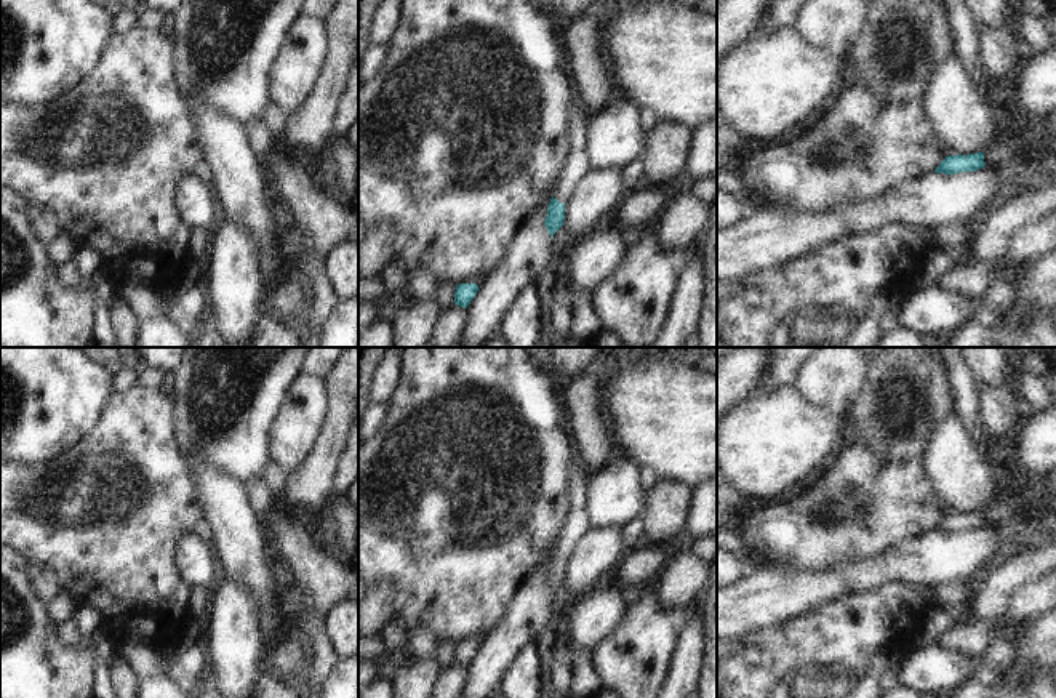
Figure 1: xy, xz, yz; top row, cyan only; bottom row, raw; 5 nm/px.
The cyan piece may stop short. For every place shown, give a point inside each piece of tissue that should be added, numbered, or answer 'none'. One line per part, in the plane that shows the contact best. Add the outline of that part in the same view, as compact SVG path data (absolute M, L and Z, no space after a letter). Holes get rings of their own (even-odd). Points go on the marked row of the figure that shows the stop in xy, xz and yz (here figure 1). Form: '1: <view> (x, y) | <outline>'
1: xz (576, 165) | M573 109L568 115L568 130L571 136L570 150L563 165L563 171L552 192L560 203L566 203L581 178L590 171L586 157L584 126L587 115L581 109Z

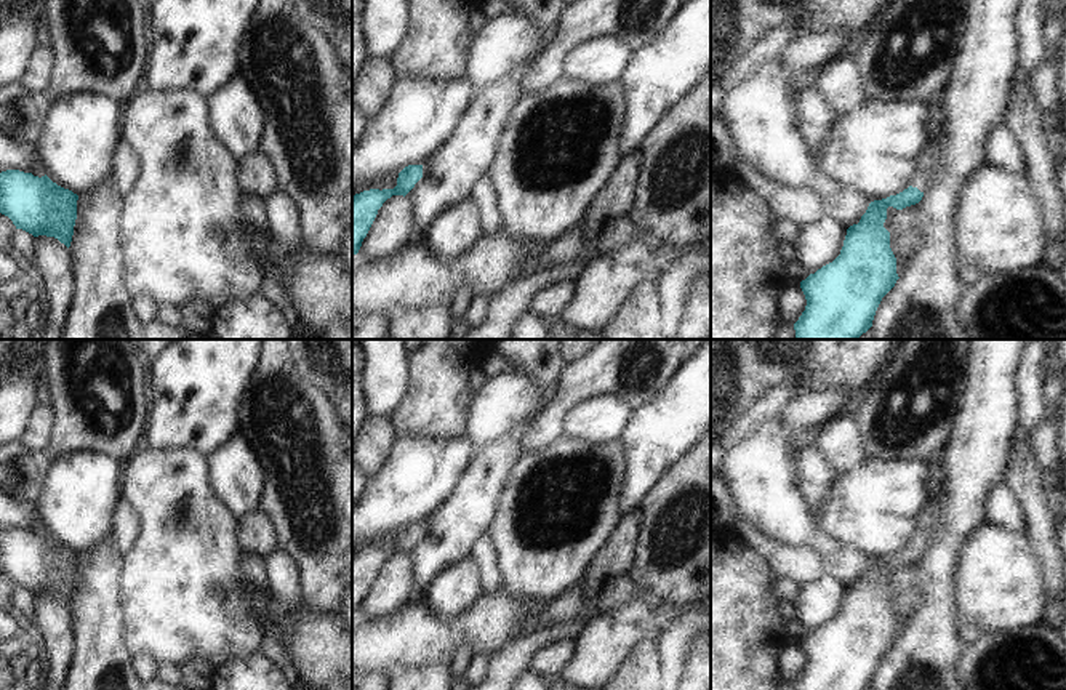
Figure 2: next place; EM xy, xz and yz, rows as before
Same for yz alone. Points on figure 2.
1: yz (925, 175) | M936 134L924 149L917 168L912 175L912 187L920 192L928 192L938 179L940 166L946 155L948 139L943 134Z

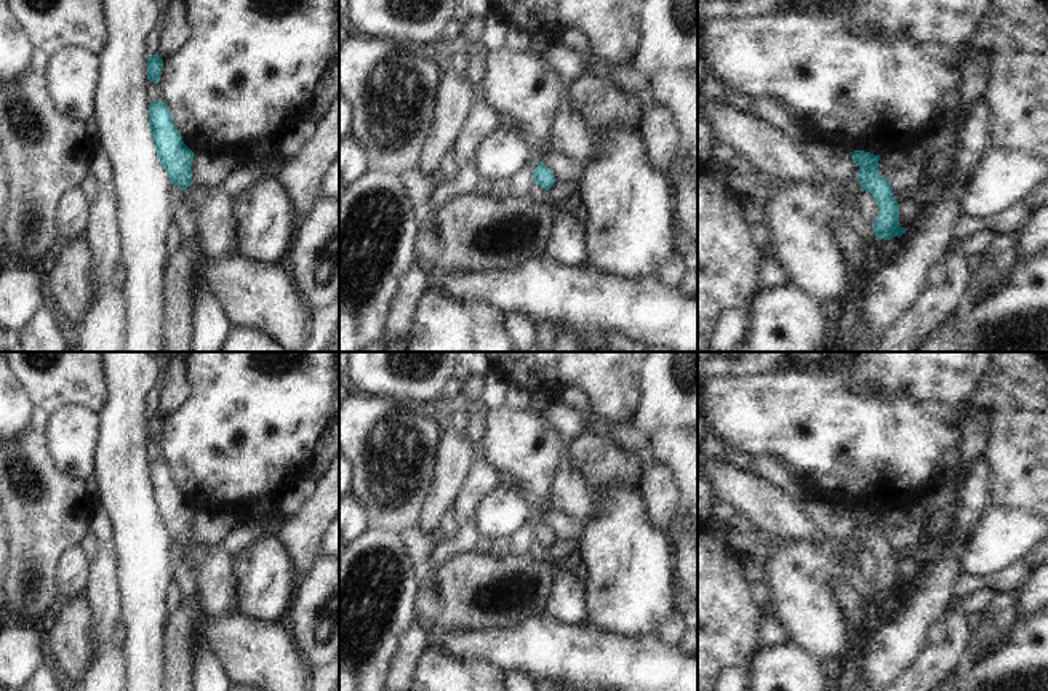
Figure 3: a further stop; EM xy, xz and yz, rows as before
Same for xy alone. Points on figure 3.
none

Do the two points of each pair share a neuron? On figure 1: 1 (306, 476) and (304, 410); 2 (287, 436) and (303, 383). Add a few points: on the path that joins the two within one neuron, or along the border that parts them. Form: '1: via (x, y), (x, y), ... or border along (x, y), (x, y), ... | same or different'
1: border along (324, 421), (306, 458), (287, 476) | different
2: via (298, 423), (308, 404), (306, 396) | same

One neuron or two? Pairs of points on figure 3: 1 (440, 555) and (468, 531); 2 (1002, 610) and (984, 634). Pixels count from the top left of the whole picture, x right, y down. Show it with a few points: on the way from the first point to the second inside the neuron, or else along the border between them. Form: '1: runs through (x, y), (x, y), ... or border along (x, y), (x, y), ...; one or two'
1: runs through (447, 549), (461, 538); one
2: runs through (999, 616), (991, 627); one

